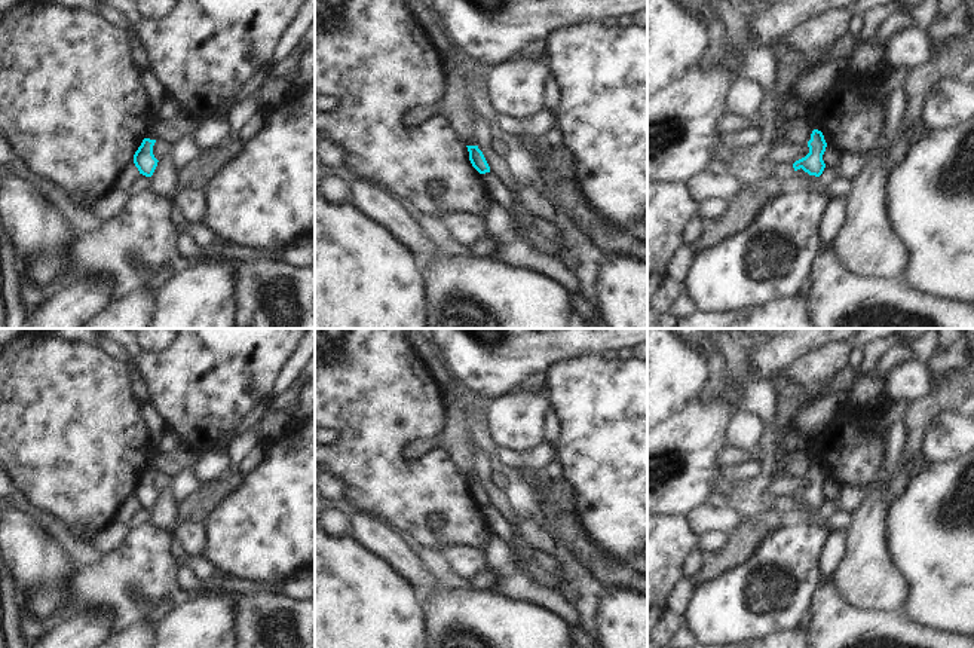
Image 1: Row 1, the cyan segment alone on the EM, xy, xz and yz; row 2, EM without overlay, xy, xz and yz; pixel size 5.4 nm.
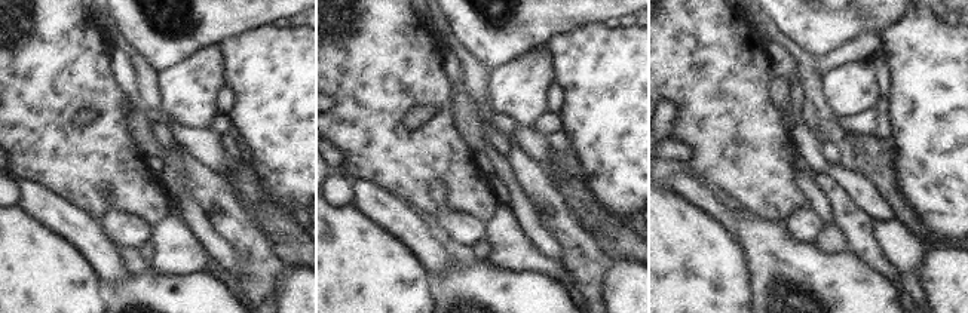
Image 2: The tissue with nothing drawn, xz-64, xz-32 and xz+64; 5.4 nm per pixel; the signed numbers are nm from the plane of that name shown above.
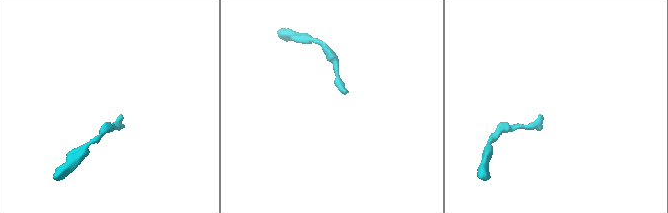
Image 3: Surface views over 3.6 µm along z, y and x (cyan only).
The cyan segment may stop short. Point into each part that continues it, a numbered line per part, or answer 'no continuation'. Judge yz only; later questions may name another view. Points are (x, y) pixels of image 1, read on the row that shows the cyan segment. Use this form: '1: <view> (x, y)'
no continuation

